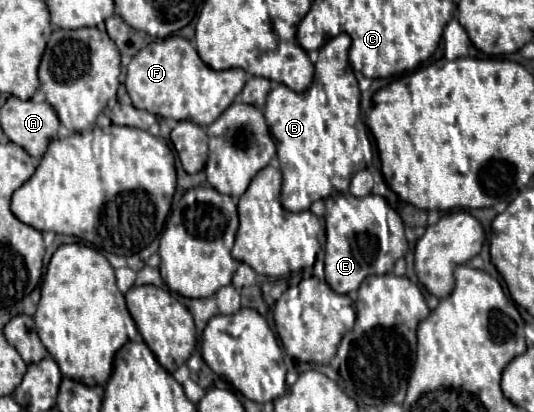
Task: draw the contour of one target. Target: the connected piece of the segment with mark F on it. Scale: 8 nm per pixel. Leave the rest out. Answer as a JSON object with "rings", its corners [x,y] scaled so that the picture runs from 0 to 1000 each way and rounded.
{"rings":[[[324,85],[279,104],[245,143],[234,211],[257,265],[272,265],[309,289],[395,303],[436,250],[459,197],[463,177],[455,167],[403,172],[376,148],[350,95]]]}

